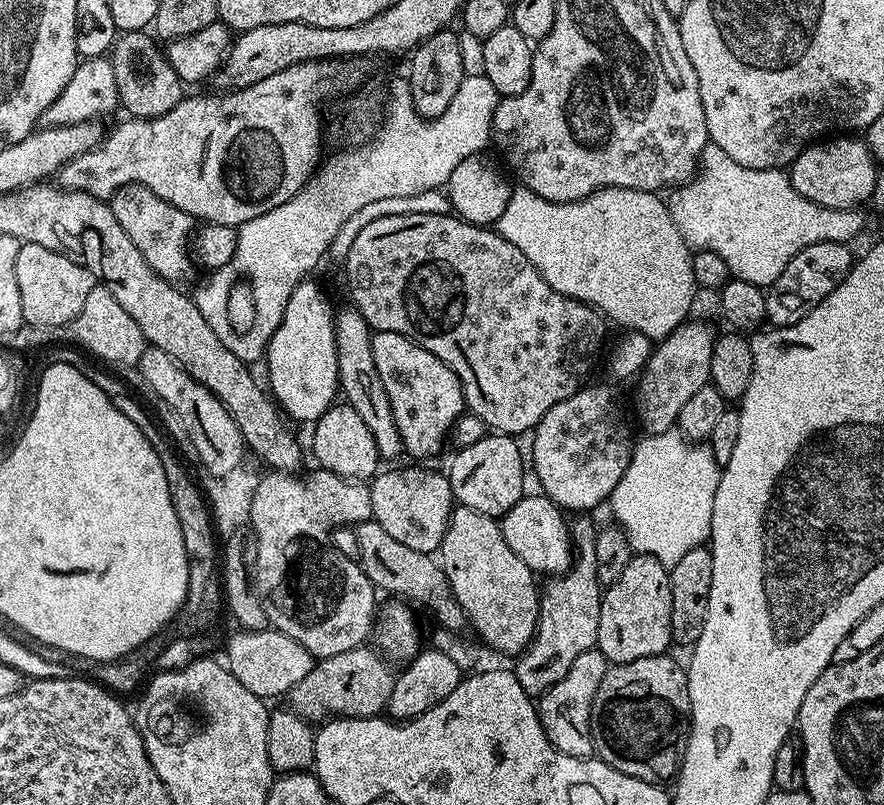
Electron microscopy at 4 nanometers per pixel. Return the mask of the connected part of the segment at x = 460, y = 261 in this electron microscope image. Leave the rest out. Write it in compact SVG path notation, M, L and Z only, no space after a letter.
M400 212L397 216L380 216L377 220L362 225L348 248L348 257L344 260L344 272L348 275L348 292L352 295L351 303L360 311L362 318L366 318L373 333L402 334L418 346L422 346L422 350L430 350L434 358L446 362L446 366L454 370L462 386L467 411L482 418L482 422L493 433L531 433L546 414L546 410L550 410L550 406L558 406L558 402L570 398L589 379L588 371L591 370L592 363L600 352L600 343L604 340L605 317L589 304L578 302L566 294L558 294L558 290L554 290L550 282L542 278L542 274L532 265L530 258L526 258L526 254L522 254L522 250L518 250L514 242L506 242L506 238L502 238L499 232L483 224L471 224L461 220L455 214L447 215L443 216L440 212Z

